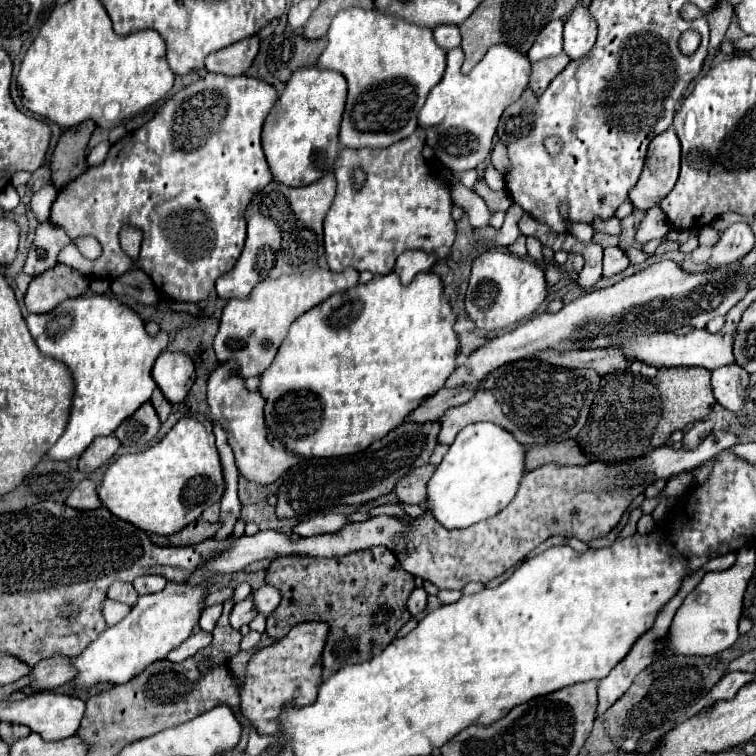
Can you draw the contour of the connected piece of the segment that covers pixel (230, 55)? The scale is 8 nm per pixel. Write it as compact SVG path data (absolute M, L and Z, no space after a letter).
M249 36L223 50L213 52L205 60L205 68L207 68L207 72L241 76L253 64L257 52L259 52L259 36Z

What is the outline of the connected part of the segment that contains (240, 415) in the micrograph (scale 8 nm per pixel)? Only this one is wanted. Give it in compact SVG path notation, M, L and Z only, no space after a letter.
M221 364L213 370L209 378L209 384L207 384L209 418L221 424L221 428L227 432L227 442L235 452L235 462L241 476L257 484L271 484L285 470L289 470L297 462L297 458L285 448L277 450L267 442L267 428L263 422L265 398L259 392L249 392L243 380L239 376L233 376L231 370L233 370L233 364Z

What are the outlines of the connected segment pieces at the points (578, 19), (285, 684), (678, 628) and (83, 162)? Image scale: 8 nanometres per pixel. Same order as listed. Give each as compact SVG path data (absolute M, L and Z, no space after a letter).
M577 6L565 20L565 54L571 60L583 58L595 44L597 26L589 16L589 10Z
M303 622L297 624L289 630L289 634L281 640L277 640L275 644L261 648L253 654L253 658L247 664L247 674L241 686L241 714L253 724L253 728L259 734L273 734L277 732L277 712L281 710L281 704L297 704L297 706L305 706L311 704L317 698L317 688L321 684L321 652L323 652L323 644L325 644L325 636L327 636L329 626L321 624L321 622Z
M743 546L741 550L737 550L735 566L723 572L707 572L703 580L695 586L695 590L687 594L681 608L677 610L669 630L669 642L665 652L711 656L733 646L739 636L737 624L741 618L743 594L753 576L753 570L755 570L755 550L751 546Z
M93 120L91 122L83 122L77 128L65 130L53 150L51 156L51 182L57 190L65 188L65 184L69 184L71 180L75 180L83 168L87 166L87 158L85 158L85 150L89 144L89 138L95 130Z

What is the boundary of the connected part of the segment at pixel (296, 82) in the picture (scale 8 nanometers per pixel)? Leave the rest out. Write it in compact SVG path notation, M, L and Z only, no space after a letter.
M317 66L299 68L293 72L289 82L285 84L285 92L279 96L275 106L271 108L265 124L263 124L263 152L267 156L271 174L277 182L285 186L307 186L319 178L323 178L327 172L333 170L333 162L339 154L339 124L341 114L345 108L347 98L347 80L333 70L321 70Z

